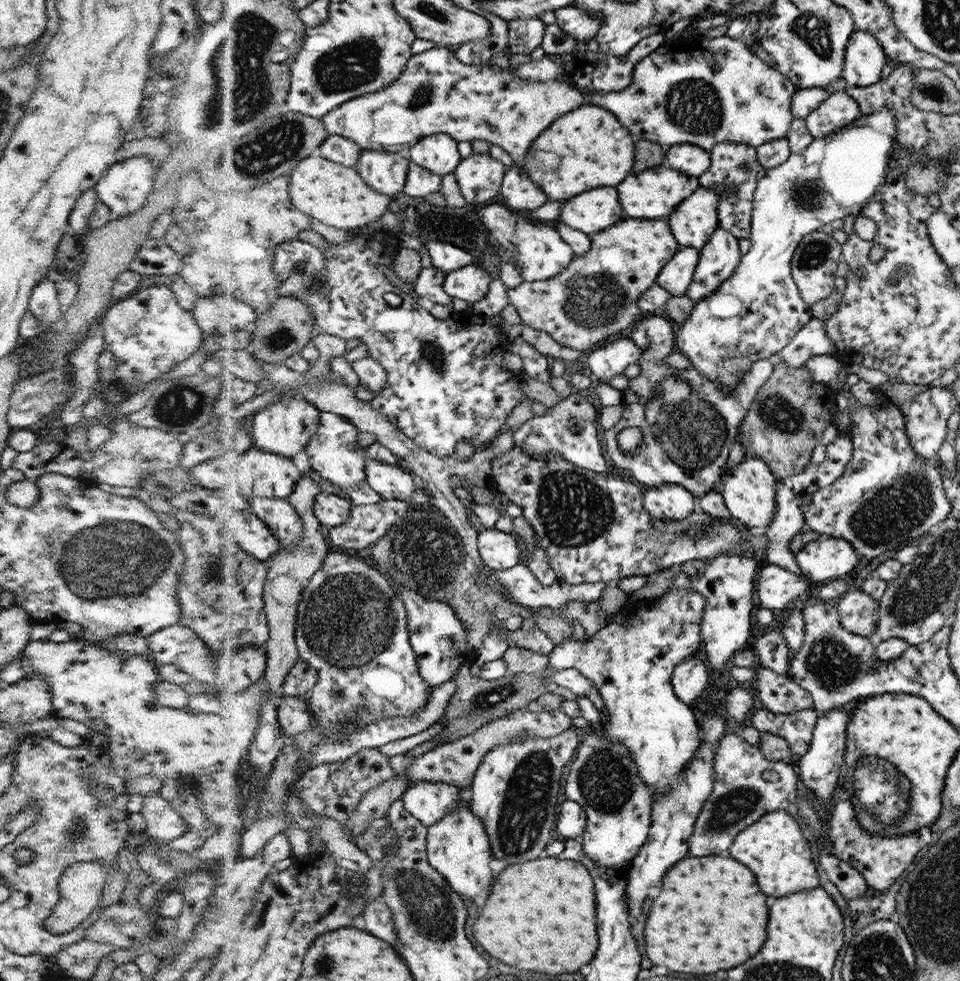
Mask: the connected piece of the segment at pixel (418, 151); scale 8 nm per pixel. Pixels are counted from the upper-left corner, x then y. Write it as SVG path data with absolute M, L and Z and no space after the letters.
M446 133L432 135L422 139L409 151L411 161L440 177L457 172L465 159L459 147L459 140Z

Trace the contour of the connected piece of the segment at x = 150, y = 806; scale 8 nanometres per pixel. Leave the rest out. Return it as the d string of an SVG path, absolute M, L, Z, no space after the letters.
M160 792L144 796L142 816L146 821L145 834L152 844L170 842L175 844L188 831L175 804L162 798Z

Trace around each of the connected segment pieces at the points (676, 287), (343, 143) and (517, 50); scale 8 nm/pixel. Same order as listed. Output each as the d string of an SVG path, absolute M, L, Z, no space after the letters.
M680 247L671 258L672 264L660 271L660 286L671 295L682 296L690 290L696 267L698 266L698 250L692 247Z
M331 134L320 149L324 158L336 161L349 168L358 168L360 157L364 152L364 149L355 140L337 134Z
M515 18L508 21L508 44L506 49L509 54L531 54L541 46L547 25L541 18Z

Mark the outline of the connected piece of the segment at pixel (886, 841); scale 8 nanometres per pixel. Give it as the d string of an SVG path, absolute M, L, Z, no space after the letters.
M844 797L844 804L838 804L838 808L840 810L832 808L827 821L827 831L832 840L830 857L856 868L870 888L887 891L902 873L912 867L922 842L920 832L910 832L896 838L888 838L882 833L869 835L860 825L856 806L850 804L847 797Z

